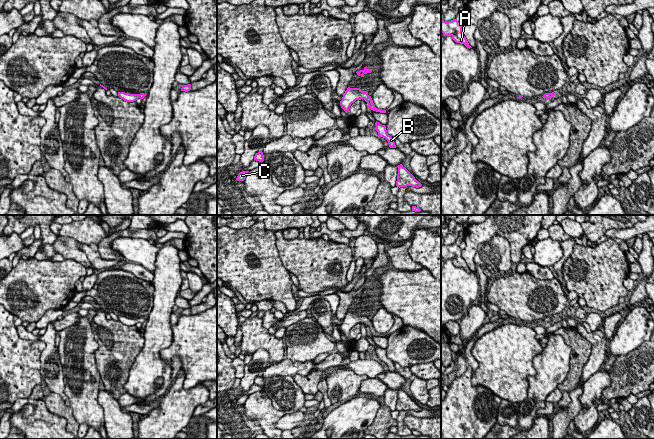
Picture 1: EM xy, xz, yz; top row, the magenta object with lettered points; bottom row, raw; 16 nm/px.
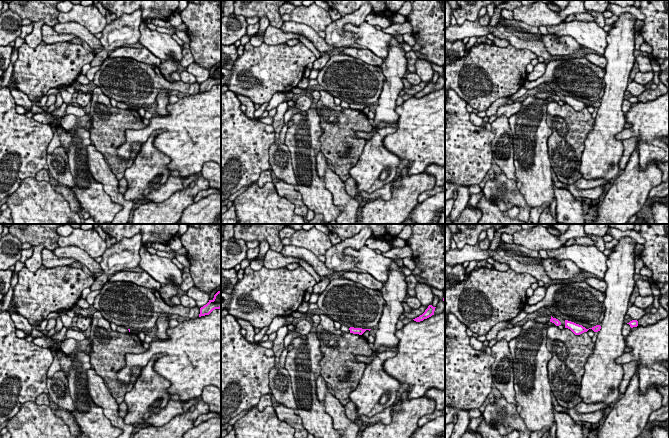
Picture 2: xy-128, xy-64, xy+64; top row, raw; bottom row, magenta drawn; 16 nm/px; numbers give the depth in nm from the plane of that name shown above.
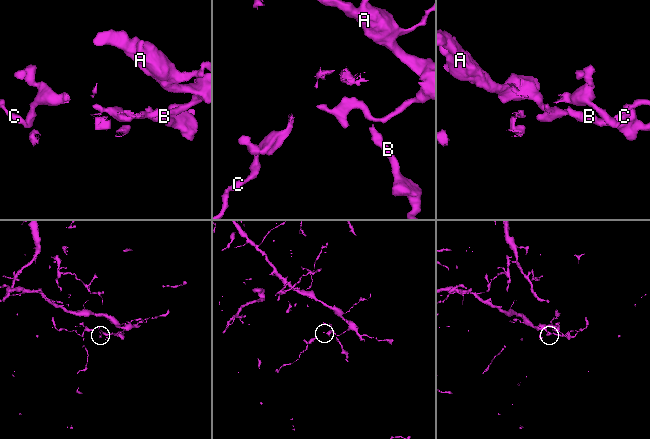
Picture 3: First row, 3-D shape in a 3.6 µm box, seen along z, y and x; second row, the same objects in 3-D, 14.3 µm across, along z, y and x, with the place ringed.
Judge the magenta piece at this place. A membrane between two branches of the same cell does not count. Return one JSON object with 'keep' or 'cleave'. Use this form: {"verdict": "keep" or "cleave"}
{"verdict": "cleave"}

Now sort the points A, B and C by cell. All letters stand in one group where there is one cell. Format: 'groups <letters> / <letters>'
groups A / B C

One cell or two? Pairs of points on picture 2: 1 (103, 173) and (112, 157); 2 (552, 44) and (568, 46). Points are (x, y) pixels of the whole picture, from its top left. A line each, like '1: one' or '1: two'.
1: two
2: one

